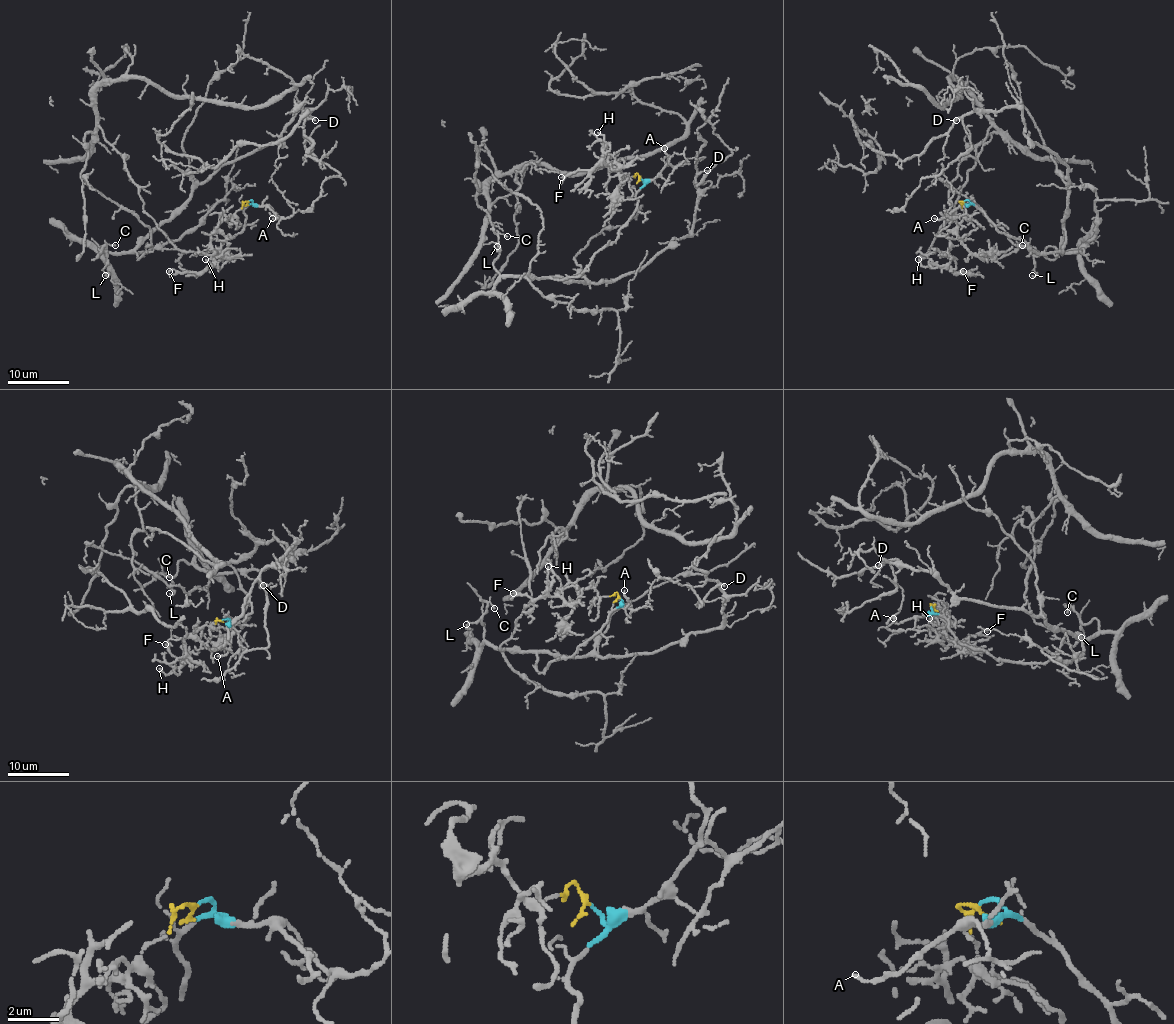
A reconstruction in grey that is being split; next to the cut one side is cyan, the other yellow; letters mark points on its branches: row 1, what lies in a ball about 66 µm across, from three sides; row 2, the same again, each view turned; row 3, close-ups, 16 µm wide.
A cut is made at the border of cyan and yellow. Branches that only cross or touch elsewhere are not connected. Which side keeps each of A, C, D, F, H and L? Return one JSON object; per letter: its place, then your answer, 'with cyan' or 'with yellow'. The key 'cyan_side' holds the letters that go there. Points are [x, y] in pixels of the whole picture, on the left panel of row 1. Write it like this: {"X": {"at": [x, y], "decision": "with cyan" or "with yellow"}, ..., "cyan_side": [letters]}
{"A": {"at": [272, 218], "decision": "with cyan"}, "C": {"at": [115, 245], "decision": "with cyan"}, "D": {"at": [315, 120], "decision": "with cyan"}, "F": {"at": [169, 271], "decision": "with yellow"}, "H": {"at": [205, 259], "decision": "with yellow"}, "L": {"at": [105, 275], "decision": "with cyan"}, "cyan_side": ["A", "C", "D", "L"]}

